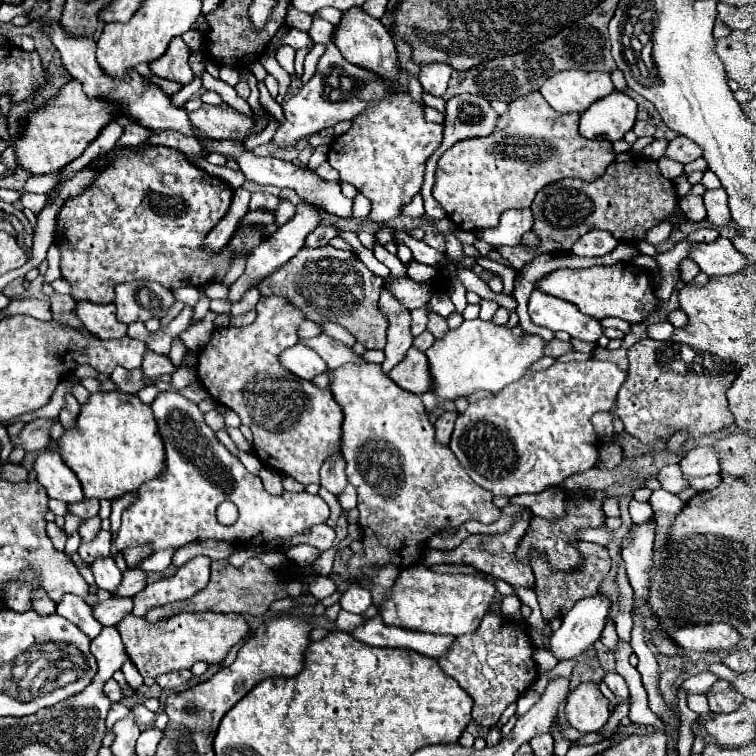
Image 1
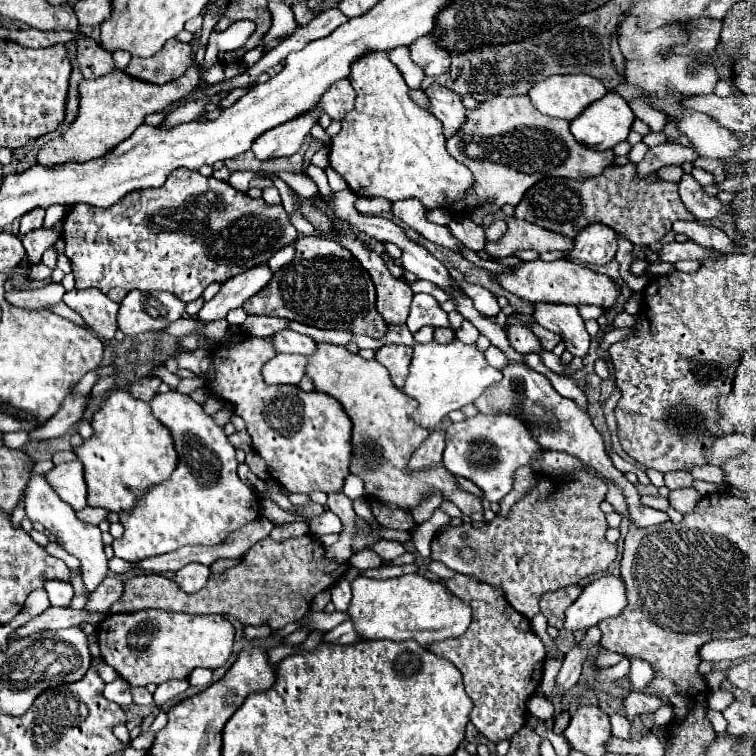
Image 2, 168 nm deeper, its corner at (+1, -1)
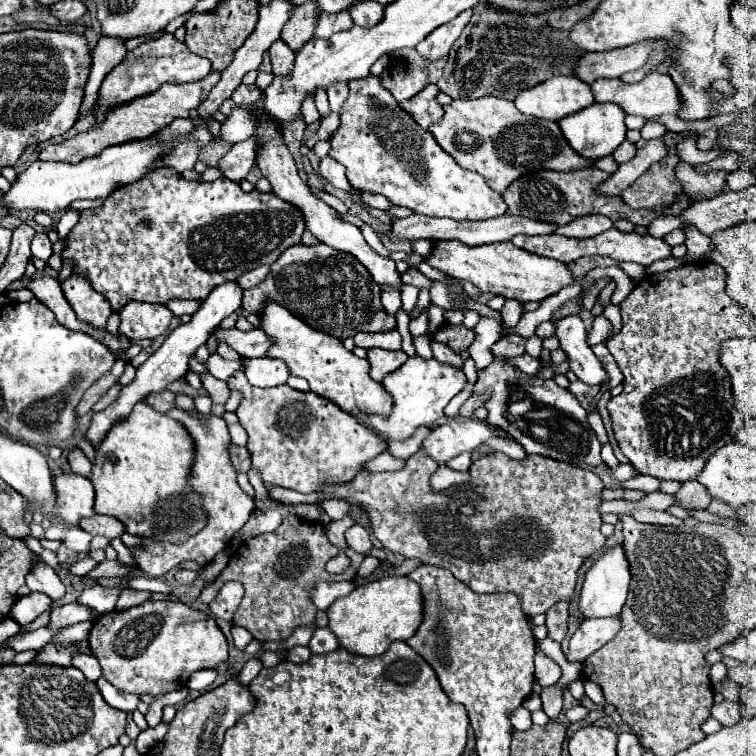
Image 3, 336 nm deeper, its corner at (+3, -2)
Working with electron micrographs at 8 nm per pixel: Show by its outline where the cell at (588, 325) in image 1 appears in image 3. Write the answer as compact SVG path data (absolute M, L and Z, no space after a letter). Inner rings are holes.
M580 316L560 318L556 324L556 338L560 340L560 348L568 354L570 370L590 386L602 386L608 376L602 370L600 360L594 356L586 342L586 328Z

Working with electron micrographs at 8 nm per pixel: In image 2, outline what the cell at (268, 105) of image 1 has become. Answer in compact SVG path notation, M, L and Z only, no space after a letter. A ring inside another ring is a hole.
M328 9L328 11L320 13L320 15L316 15L306 26L298 26L292 35L286 37L284 41L280 41L280 45L276 49L272 49L268 55L264 55L256 65L248 67L242 75L238 75L238 77L234 77L230 81L224 81L222 91L230 91L234 87L256 83L256 77L260 73L268 71L274 65L278 65L282 59L286 59L288 53L300 51L309 42L330 35L342 23L346 23L346 17L340 13L340 9Z

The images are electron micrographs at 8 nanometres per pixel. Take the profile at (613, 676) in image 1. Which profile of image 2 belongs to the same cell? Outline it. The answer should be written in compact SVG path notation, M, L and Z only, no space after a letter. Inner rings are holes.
M622 713L610 715L610 723L612 723L614 737L618 737L618 739L630 739L630 721Z

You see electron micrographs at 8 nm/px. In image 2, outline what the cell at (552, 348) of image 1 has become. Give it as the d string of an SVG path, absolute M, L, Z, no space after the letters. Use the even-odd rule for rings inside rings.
M510 325L510 327L508 327L508 339L510 339L510 345L514 347L514 351L518 351L518 353L522 353L522 355L542 351L538 337L536 337L530 329L526 329L526 327Z

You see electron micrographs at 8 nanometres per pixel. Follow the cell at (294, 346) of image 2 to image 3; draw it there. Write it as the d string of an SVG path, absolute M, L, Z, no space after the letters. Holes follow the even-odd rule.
M232 328L232 330L214 330L214 332L216 332L220 342L222 340L230 342L230 346L234 346L234 350L240 356L246 356L246 358L266 356L270 346L272 346L270 336L260 328L254 328L250 332L240 332L236 328Z

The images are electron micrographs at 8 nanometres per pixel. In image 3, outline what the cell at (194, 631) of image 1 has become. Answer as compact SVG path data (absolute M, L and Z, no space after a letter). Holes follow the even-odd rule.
M146 600L140 606L128 610L114 610L94 620L88 636L92 654L100 660L102 676L116 688L132 694L166 694L184 688L190 674L204 668L218 668L228 660L228 640L218 628L216 620L200 610L194 610L182 602L170 600Z

